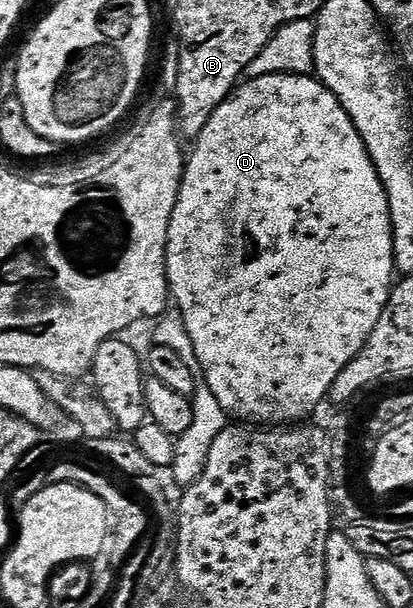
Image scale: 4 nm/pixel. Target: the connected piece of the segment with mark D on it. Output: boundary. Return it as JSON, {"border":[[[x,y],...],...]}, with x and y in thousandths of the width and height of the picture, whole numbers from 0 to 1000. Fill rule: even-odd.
{"border":[[[758,122],[748,123],[642,123],[617,130],[596,130],[545,163],[535,173],[513,186],[504,206],[482,219],[475,234],[467,237],[470,250],[458,250],[450,263],[450,281],[441,286],[436,317],[426,331],[426,344],[416,344],[416,363],[407,370],[407,403],[402,405],[402,454],[412,464],[412,482],[426,510],[441,518],[441,536],[446,549],[460,559],[460,577],[475,592],[477,609],[494,625],[494,635],[533,660],[550,684],[571,688],[596,699],[632,699],[644,706],[673,706],[685,699],[722,699],[741,689],[780,661],[792,661],[804,633],[814,620],[850,597],[872,581],[872,574],[886,569],[901,541],[910,541],[910,528],[920,528],[920,515],[930,515],[935,497],[944,492],[947,477],[959,464],[959,441],[954,438],[954,378],[949,377],[949,357],[939,344],[939,324],[930,317],[930,304],[906,276],[906,263],[891,258],[891,245],[862,212],[862,206],[843,192],[843,186],[823,173],[823,166],[797,146],[785,141],[777,130]]]}

